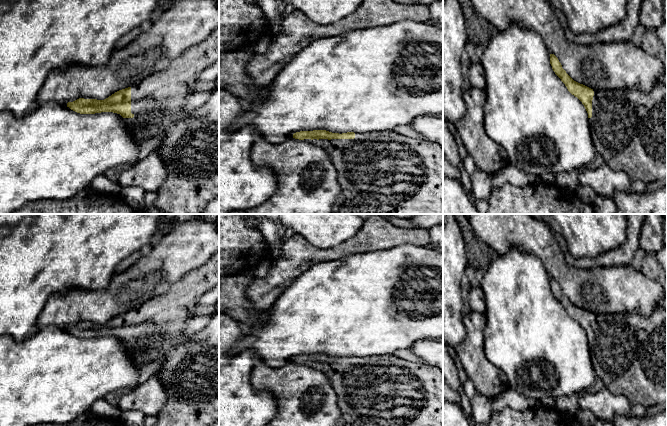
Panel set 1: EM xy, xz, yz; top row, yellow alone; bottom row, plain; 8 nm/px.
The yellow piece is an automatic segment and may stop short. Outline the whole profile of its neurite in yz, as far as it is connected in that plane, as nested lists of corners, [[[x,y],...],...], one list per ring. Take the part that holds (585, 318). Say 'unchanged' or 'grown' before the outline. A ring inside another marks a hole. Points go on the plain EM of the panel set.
grown; [[[550,278],[550,288],[555,298],[565,308],[568,315],[577,321],[588,337],[592,365],[605,388],[613,394],[624,395],[631,405],[651,407],[667,402],[667,308],[657,307],[651,316],[645,317],[638,311],[623,314],[596,314],[574,305],[562,292],[554,278]]]

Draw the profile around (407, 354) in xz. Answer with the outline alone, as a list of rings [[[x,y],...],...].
[[[411,348],[409,349],[399,349],[393,353],[393,355],[397,358],[404,359],[410,362],[416,362],[421,364],[427,364],[420,357],[416,356]]]

